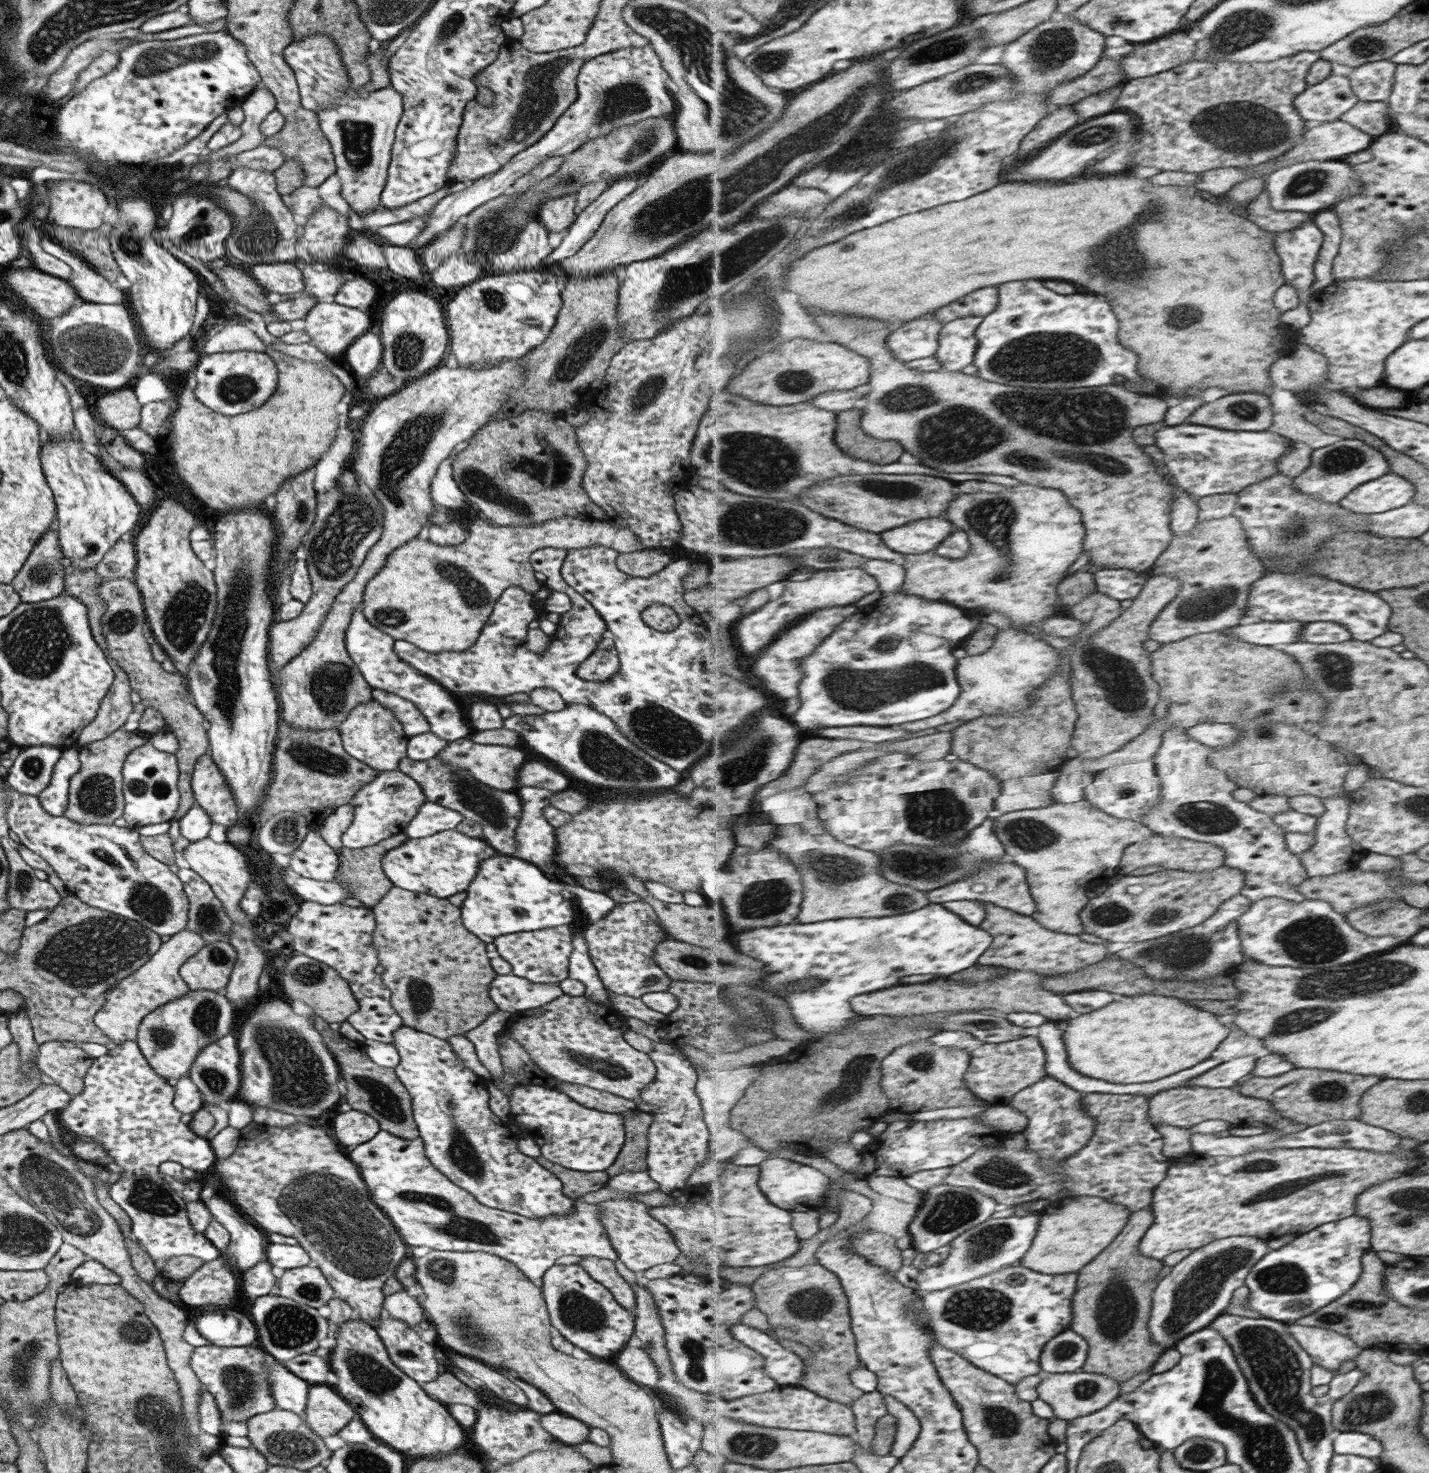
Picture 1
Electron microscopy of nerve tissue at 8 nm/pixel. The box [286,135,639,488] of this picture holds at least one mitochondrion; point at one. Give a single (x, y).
(583, 348)

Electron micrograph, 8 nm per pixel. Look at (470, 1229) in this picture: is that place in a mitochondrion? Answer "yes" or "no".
yes

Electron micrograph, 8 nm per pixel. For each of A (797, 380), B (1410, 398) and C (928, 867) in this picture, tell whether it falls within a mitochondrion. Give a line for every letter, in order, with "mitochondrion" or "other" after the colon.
A: mitochondrion
B: other
C: mitochondrion

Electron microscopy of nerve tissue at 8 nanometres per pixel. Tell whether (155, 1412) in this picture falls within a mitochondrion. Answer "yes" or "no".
yes

